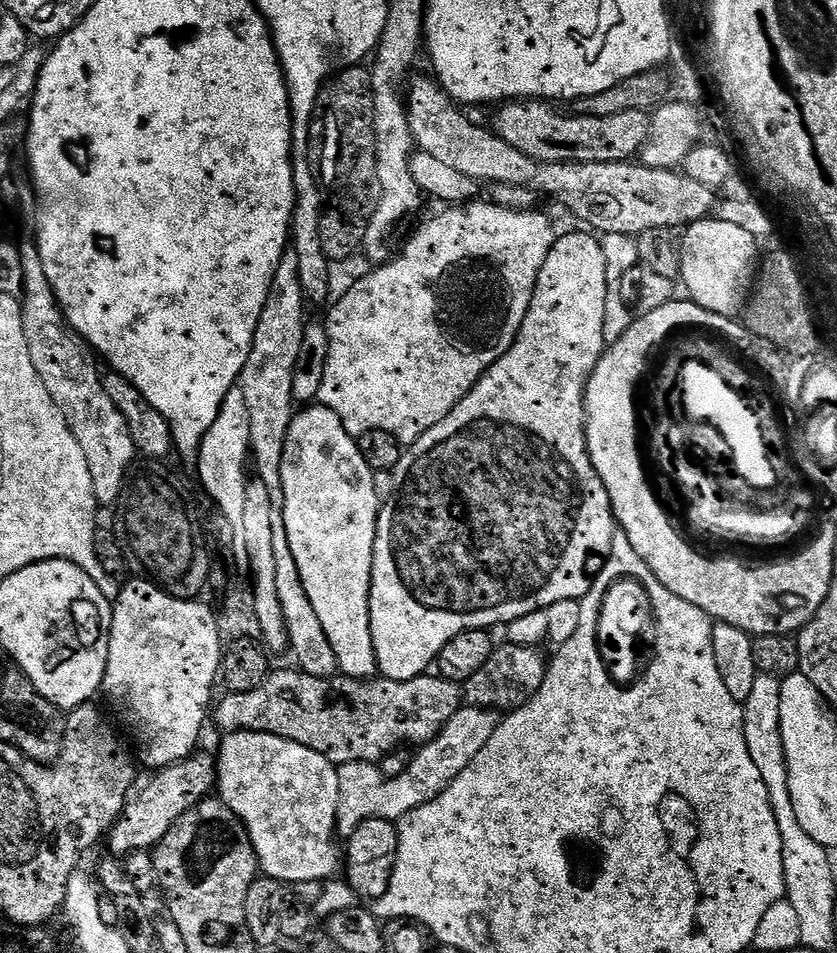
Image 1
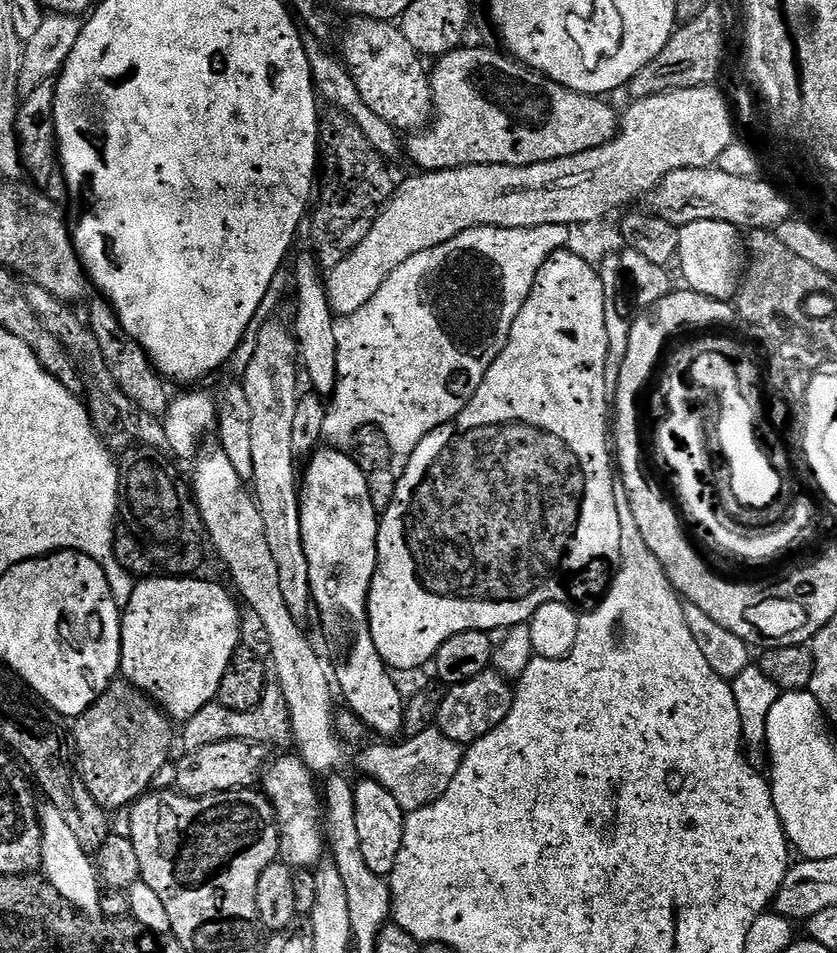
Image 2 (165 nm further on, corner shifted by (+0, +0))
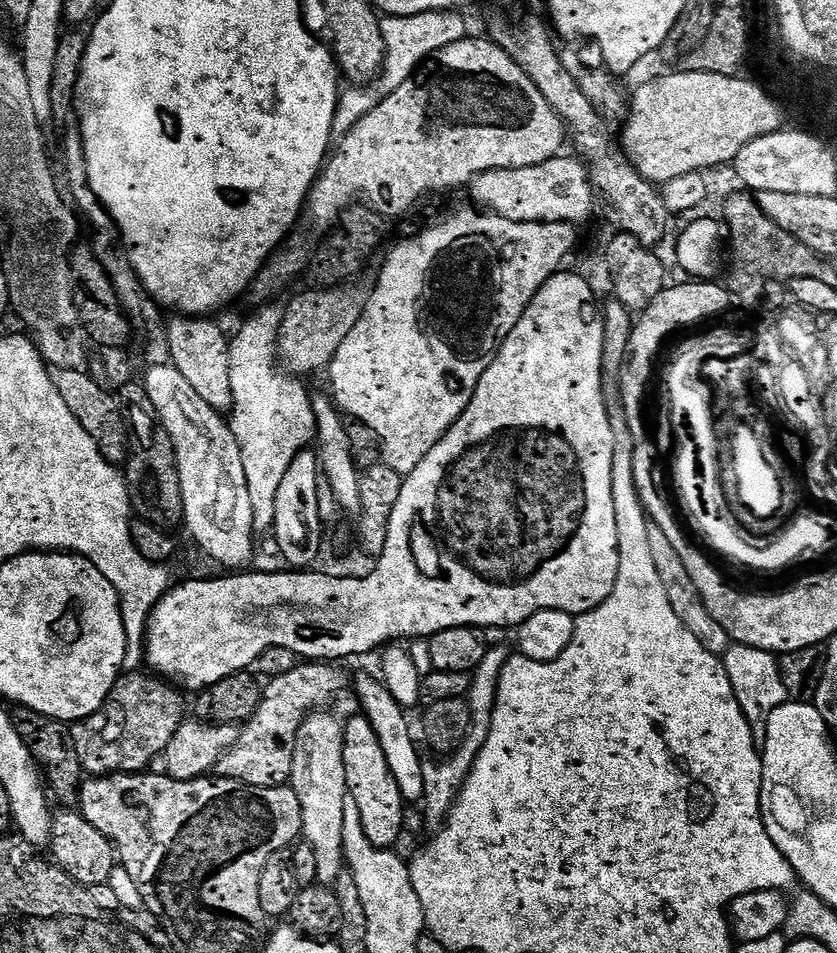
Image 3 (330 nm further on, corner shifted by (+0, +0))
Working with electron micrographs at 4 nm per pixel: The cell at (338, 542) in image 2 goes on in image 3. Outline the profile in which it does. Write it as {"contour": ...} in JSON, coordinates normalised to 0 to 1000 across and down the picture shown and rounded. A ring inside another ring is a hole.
{"contour":[[[430,709],[423,714],[423,722],[425,718],[425,730],[430,733],[429,746],[440,754],[442,762],[447,762],[447,770],[452,770],[452,780],[455,781],[456,787],[461,790],[461,801],[466,803],[466,809],[471,812],[472,818],[476,821],[476,829],[480,829],[484,841],[497,842],[507,838],[507,813],[504,812],[504,804],[507,797],[502,789],[497,786],[497,776],[492,773],[492,764],[487,761],[485,752],[485,744],[472,735],[471,729],[466,728],[466,724],[459,719],[456,712],[444,709]]]}

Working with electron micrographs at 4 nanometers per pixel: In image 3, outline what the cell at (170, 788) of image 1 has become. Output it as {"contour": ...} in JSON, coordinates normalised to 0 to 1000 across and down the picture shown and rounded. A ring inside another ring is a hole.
{"contour":[[[358,695],[355,696],[354,701],[346,703],[344,707],[337,707],[336,710],[327,710],[325,712],[321,712],[313,722],[314,733],[312,733],[311,737],[311,744],[308,744],[306,748],[303,748],[300,756],[295,757],[294,763],[290,765],[290,767],[288,767],[284,779],[280,779],[280,783],[275,783],[275,787],[270,787],[270,791],[263,799],[259,800],[256,807],[257,813],[269,814],[270,816],[275,816],[276,818],[283,818],[284,821],[289,821],[294,825],[303,825],[305,827],[341,826],[341,824],[343,824],[349,817],[349,805],[351,804],[351,783],[354,782],[354,775],[356,774],[356,766],[361,762],[361,758],[367,751],[373,750],[373,748],[375,747],[395,744],[398,742],[395,739],[400,737],[401,729],[404,729],[405,726],[415,720],[415,718],[417,721],[418,714],[415,714],[415,711],[411,710],[411,705],[406,701],[410,700],[403,699],[400,696],[397,695]]]}

